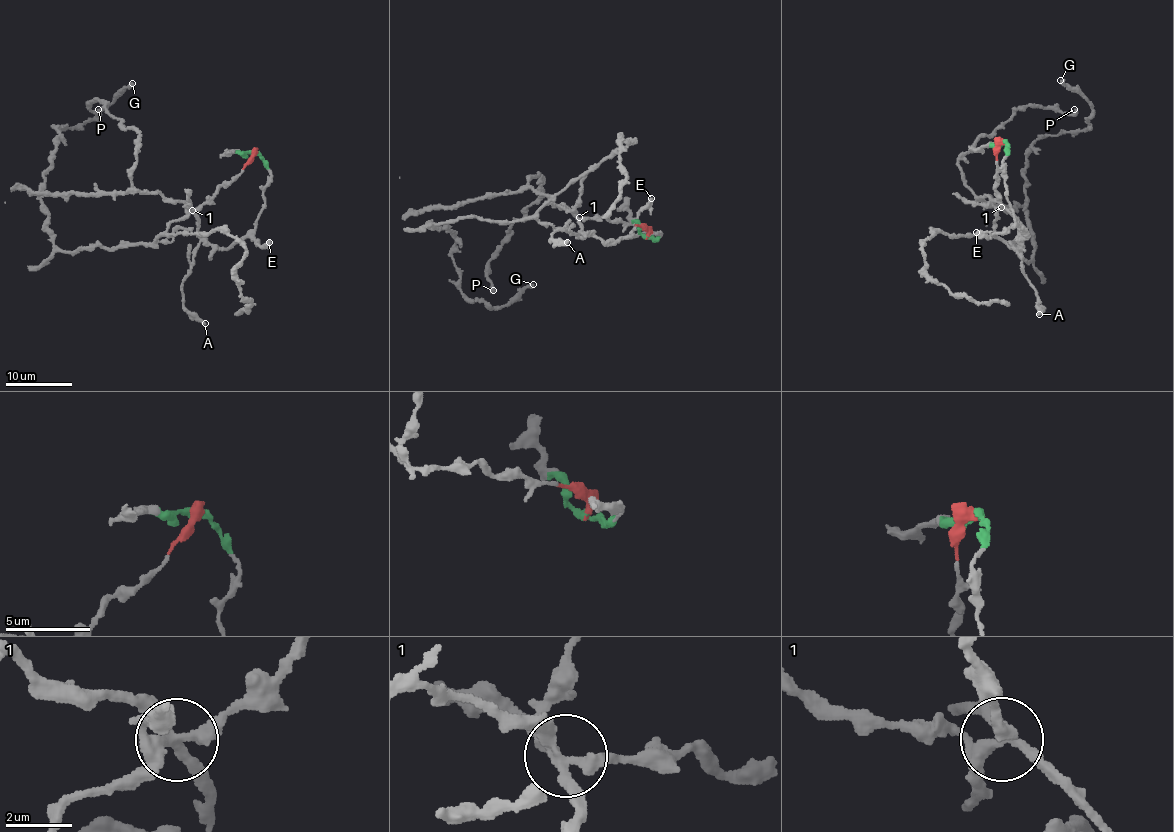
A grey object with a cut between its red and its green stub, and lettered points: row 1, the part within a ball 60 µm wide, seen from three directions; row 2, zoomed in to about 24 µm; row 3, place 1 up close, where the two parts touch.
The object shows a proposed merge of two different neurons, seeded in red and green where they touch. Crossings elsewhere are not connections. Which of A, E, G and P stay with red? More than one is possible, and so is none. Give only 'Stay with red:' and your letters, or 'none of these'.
Stay with red: G

